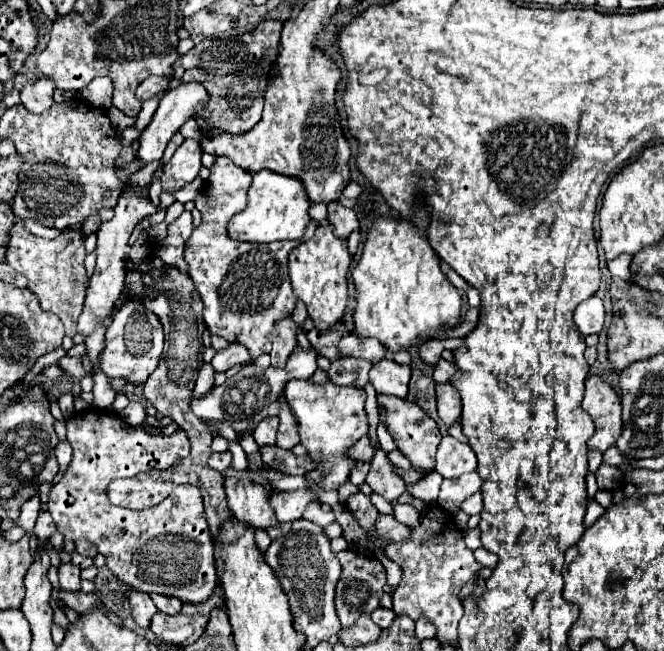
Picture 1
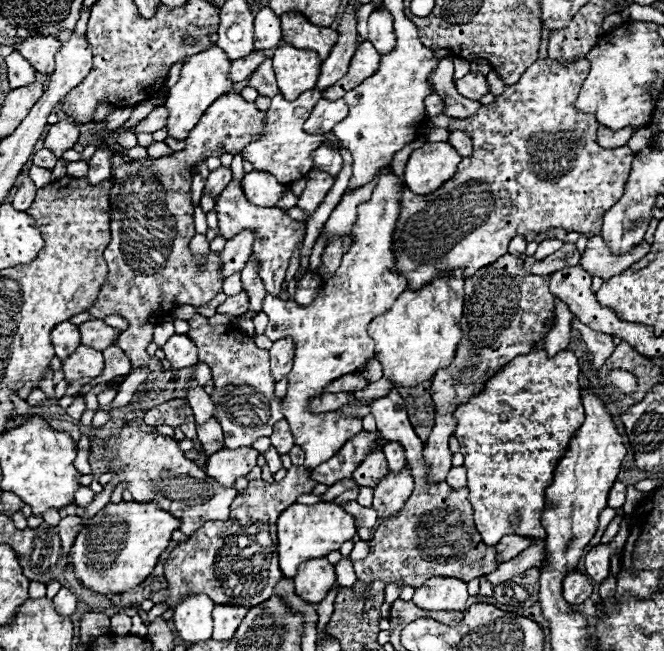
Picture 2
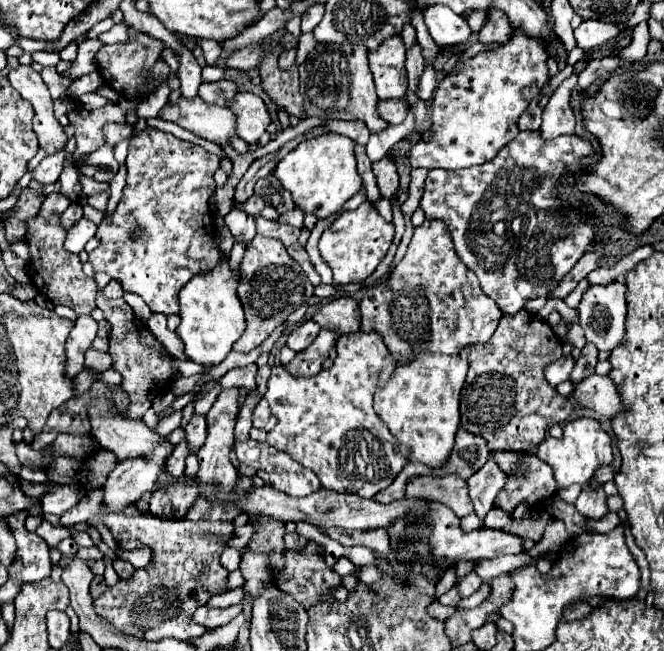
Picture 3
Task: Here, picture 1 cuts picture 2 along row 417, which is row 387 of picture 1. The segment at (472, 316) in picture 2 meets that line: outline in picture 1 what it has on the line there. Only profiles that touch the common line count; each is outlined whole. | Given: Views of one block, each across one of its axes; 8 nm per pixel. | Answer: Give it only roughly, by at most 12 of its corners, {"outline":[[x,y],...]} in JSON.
{"outline":[[436,384],[438,416],[446,426],[462,420],[452,384]]}

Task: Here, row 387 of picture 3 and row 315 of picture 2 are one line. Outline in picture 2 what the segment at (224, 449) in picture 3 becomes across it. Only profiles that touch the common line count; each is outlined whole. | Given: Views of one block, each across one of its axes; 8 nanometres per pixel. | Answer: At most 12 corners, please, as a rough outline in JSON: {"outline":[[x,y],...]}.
{"outline":[[242,292],[228,296],[218,314],[240,316],[248,312],[250,298]]}

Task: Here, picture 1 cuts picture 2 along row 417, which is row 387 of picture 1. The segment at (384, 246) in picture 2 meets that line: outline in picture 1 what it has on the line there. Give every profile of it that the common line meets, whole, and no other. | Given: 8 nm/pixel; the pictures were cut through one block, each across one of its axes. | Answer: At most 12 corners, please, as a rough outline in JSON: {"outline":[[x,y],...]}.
{"outline":[[294,380],[284,398],[318,468],[304,478],[338,490],[368,432],[366,392]]}

